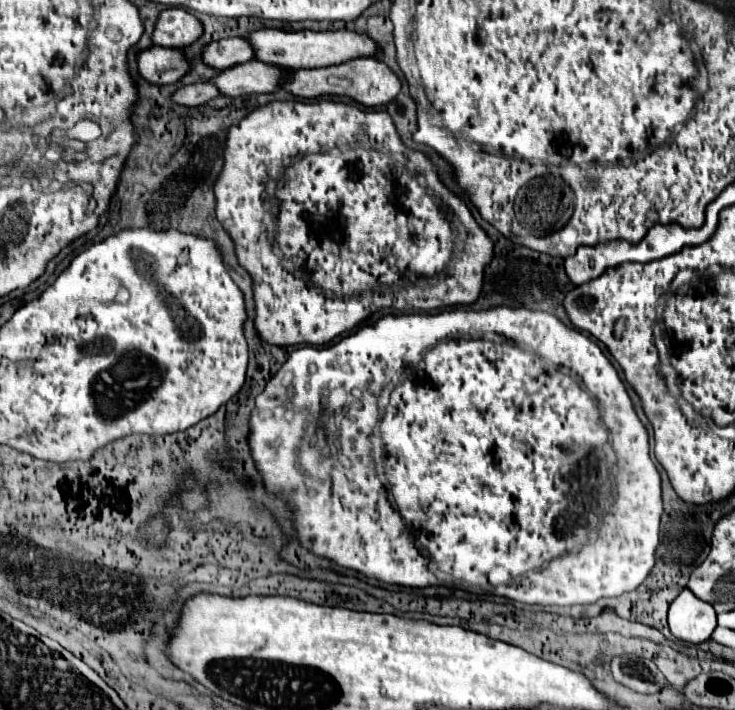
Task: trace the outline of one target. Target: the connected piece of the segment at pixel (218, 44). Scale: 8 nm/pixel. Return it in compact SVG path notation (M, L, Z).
M234 37L234 39L220 39L212 41L202 49L202 63L214 69L228 69L230 65L246 63L254 59L254 53L250 53L250 45L246 45L246 39Z

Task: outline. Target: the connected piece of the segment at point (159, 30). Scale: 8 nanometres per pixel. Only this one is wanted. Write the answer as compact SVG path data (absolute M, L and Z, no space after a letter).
M172 7L160 11L152 33L152 43L158 47L186 47L194 43L200 35L200 21L188 11Z

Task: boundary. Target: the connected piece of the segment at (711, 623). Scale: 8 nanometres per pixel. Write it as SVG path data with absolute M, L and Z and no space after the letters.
M684 589L668 609L668 627L680 641L704 643L716 627L716 611L710 603L700 601Z

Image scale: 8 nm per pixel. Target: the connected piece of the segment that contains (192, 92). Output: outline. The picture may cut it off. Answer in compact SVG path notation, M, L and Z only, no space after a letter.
M194 83L194 85L184 85L184 87L180 87L178 91L172 93L170 99L172 99L176 105L196 107L196 105L202 105L202 103L214 99L216 95L220 95L220 93L214 91L210 83Z

